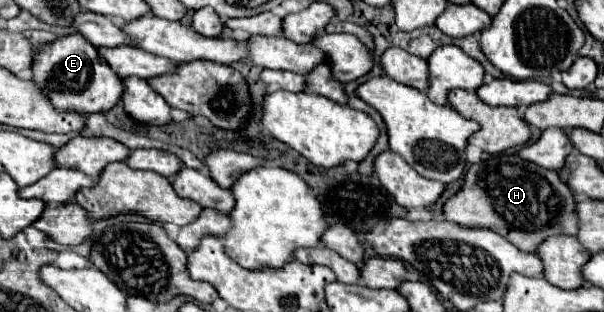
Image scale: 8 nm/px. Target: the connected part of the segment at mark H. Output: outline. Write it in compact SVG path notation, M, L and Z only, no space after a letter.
M495 155L489 161L481 161L469 167L467 179L463 189L445 203L445 219L459 223L463 227L483 227L491 229L505 239L509 239L513 245L517 245L521 251L535 253L537 247L551 235L577 235L579 221L575 213L577 201L571 193L569 185L561 179L557 171L549 171L543 167L537 167L519 155Z

